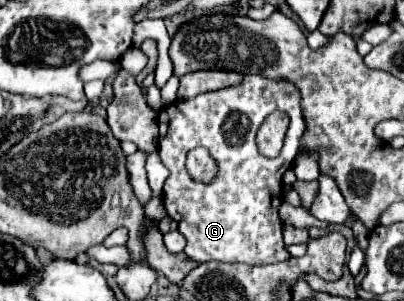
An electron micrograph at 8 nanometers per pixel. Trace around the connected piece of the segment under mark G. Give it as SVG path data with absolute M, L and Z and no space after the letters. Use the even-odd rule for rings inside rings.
M244 76L238 86L204 92L192 100L172 102L158 114L158 128L160 128L158 152L160 152L162 162L170 170L170 176L164 184L164 206L166 206L168 216L178 222L178 230L184 234L188 242L184 248L184 254L190 260L194 262L210 262L210 260L244 262L244 264L258 266L258 264L276 264L276 262L284 262L292 258L282 242L282 222L278 218L278 208L282 204L282 176L292 166L292 160L298 154L300 136L304 134L306 124L302 118L298 90L290 82L274 82L262 76ZM274 110L286 112L290 118L290 126L288 126L280 156L266 158L258 152L256 132L266 120L266 116L272 114ZM196 146L206 146L212 158L220 166L218 178L208 186L202 186L202 182L196 182L194 178L190 178L184 166L186 152Z

